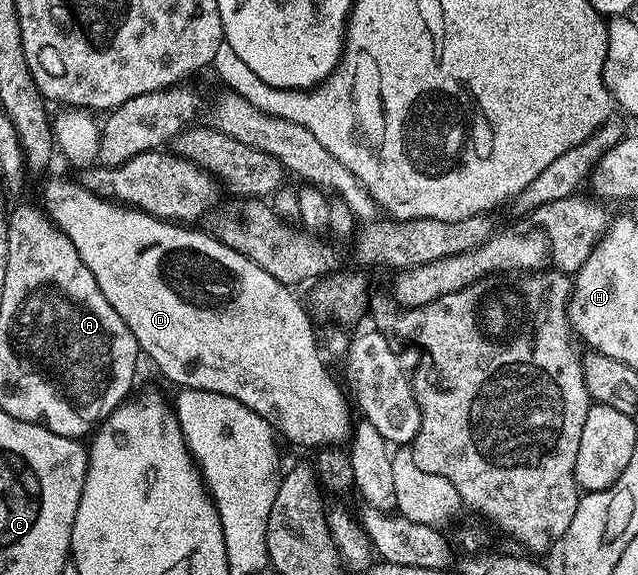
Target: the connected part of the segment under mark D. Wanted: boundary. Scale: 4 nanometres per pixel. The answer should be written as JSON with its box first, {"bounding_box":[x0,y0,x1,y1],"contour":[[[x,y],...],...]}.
{"bounding_box":[44,182,354,449],"contour":[[[79,182],[74,183],[48,183],[44,187],[44,199],[48,202],[46,214],[66,237],[78,249],[78,257],[94,273],[94,281],[98,281],[98,289],[110,301],[110,305],[126,321],[130,333],[134,333],[137,348],[144,351],[150,358],[154,359],[159,365],[161,371],[168,377],[172,383],[177,383],[177,388],[183,389],[206,389],[216,393],[226,393],[228,397],[234,397],[246,405],[246,409],[254,409],[258,417],[262,417],[277,432],[280,431],[292,443],[297,443],[300,447],[312,447],[319,449],[321,447],[335,448],[337,445],[344,445],[349,442],[353,432],[354,418],[352,411],[348,408],[348,399],[343,391],[332,381],[331,375],[324,369],[324,359],[320,356],[321,344],[316,344],[316,337],[312,333],[312,321],[308,317],[307,311],[298,300],[292,296],[293,288],[286,283],[278,282],[266,269],[254,265],[242,253],[238,253],[233,247],[227,247],[221,243],[215,234],[207,235],[204,231],[191,231],[188,225],[177,225],[172,221],[157,219],[156,216],[148,214],[139,209],[125,209],[115,202],[105,198],[100,198],[94,192],[85,189]]]}

